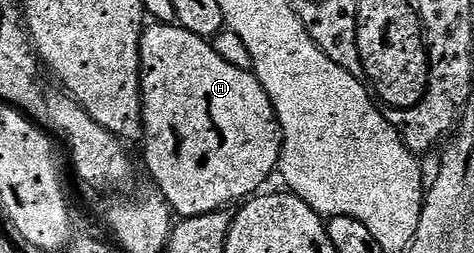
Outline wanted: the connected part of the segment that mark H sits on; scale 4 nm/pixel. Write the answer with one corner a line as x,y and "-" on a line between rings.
151,22
143,29
141,38
141,50
139,51
139,91
143,94
143,134
142,139
147,140
147,168
155,179
154,187
160,196
166,200
172,213
176,217
186,218
200,216
210,212
218,212
226,209
227,204
234,200
246,201
256,195
259,188
272,175
276,175
283,149
283,131
279,125
277,114
273,110
273,102
269,102
269,94
261,86
261,82
255,77
254,71
246,72
237,70
237,66
229,66
221,54
217,54
214,43
208,42
204,37
193,34
189,30
179,27
178,23

